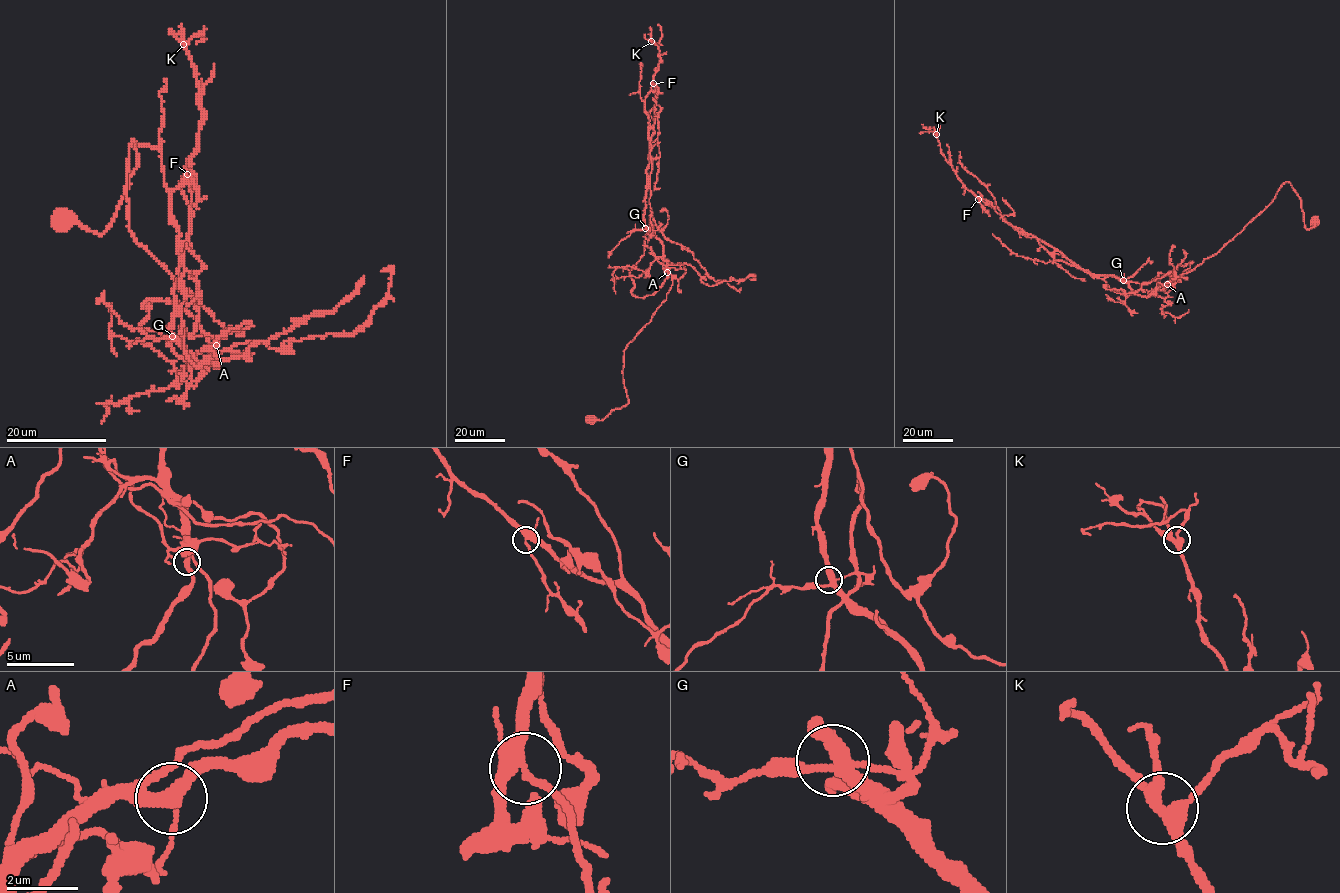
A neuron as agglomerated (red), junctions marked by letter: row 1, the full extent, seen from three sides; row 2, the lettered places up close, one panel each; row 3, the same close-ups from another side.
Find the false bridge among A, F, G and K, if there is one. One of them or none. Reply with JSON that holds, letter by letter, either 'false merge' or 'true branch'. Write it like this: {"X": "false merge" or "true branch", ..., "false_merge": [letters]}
{"A": "true branch", "F": "true branch", "G": "true branch", "K": "true branch", "false_merge": []}

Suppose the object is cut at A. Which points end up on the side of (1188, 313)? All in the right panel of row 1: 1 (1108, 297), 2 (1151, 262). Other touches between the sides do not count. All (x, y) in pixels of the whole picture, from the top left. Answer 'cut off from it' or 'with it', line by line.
1: with it
2: with it

